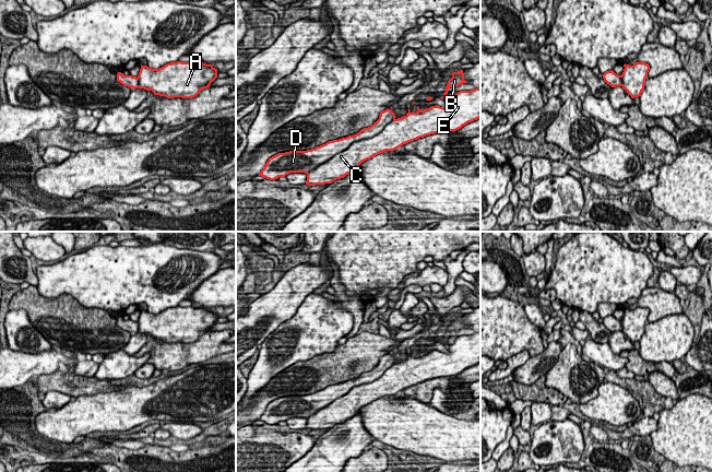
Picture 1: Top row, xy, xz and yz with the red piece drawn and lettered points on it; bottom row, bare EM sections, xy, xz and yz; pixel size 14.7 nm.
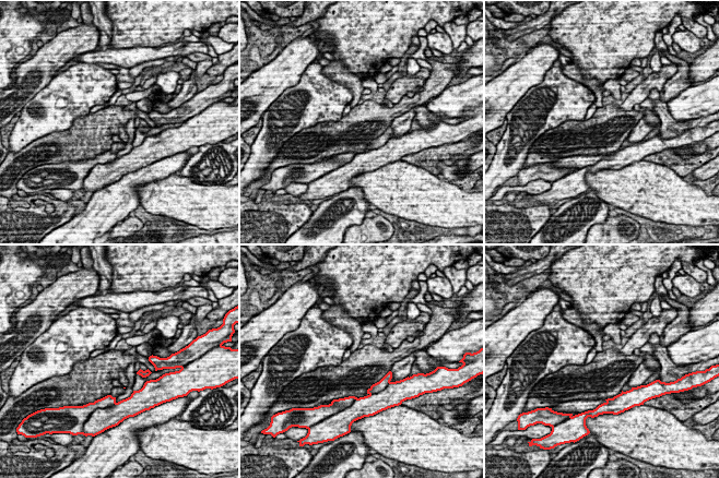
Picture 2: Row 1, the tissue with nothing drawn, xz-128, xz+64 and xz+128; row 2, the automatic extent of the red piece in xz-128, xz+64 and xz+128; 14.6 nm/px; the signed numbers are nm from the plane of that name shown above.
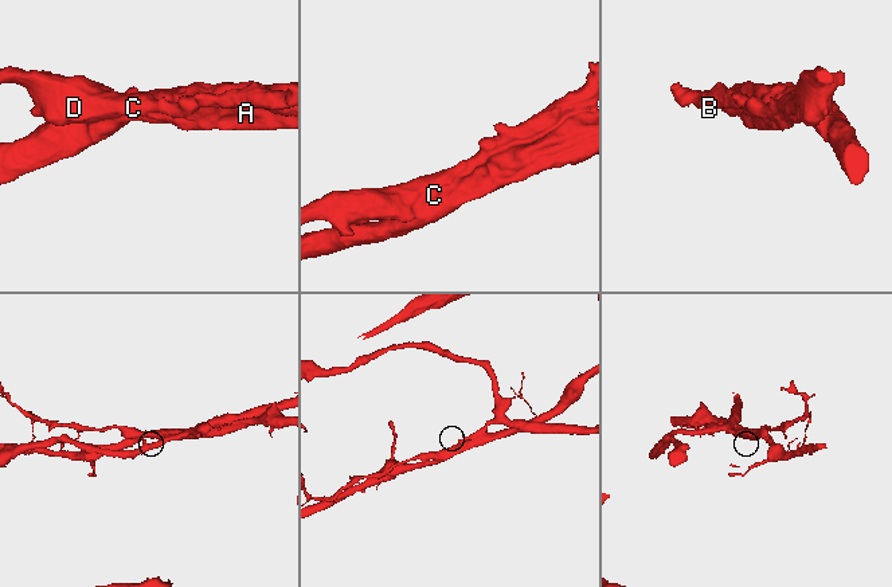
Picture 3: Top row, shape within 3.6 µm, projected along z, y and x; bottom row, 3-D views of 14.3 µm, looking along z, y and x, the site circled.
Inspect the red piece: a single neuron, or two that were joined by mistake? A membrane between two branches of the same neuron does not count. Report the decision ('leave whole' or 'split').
split

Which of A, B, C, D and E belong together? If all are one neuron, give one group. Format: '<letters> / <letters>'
A C E / B D

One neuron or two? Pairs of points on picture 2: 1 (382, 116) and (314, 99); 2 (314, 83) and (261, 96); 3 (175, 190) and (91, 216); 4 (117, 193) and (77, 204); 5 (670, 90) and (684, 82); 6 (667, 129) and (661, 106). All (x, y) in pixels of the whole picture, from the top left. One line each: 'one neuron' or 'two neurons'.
1: two neurons
2: two neurons
3: two neurons
4: two neurons
5: one neuron
6: one neuron

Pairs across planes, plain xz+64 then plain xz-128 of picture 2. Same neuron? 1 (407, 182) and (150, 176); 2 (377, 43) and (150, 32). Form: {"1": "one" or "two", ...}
{"1": "two", "2": "one"}

